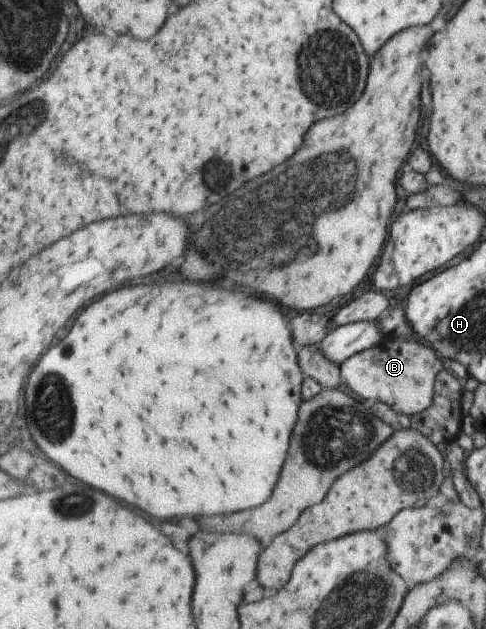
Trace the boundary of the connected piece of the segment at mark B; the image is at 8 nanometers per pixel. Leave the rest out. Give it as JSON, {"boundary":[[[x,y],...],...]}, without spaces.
{"boundary":[[[414,333],[408,336],[388,336],[385,341],[376,347],[354,354],[341,363],[344,382],[350,389],[364,400],[382,402],[394,410],[400,416],[411,416],[426,411],[432,404],[435,396],[435,383],[438,374],[444,367],[443,358],[433,348],[420,343]]]}

